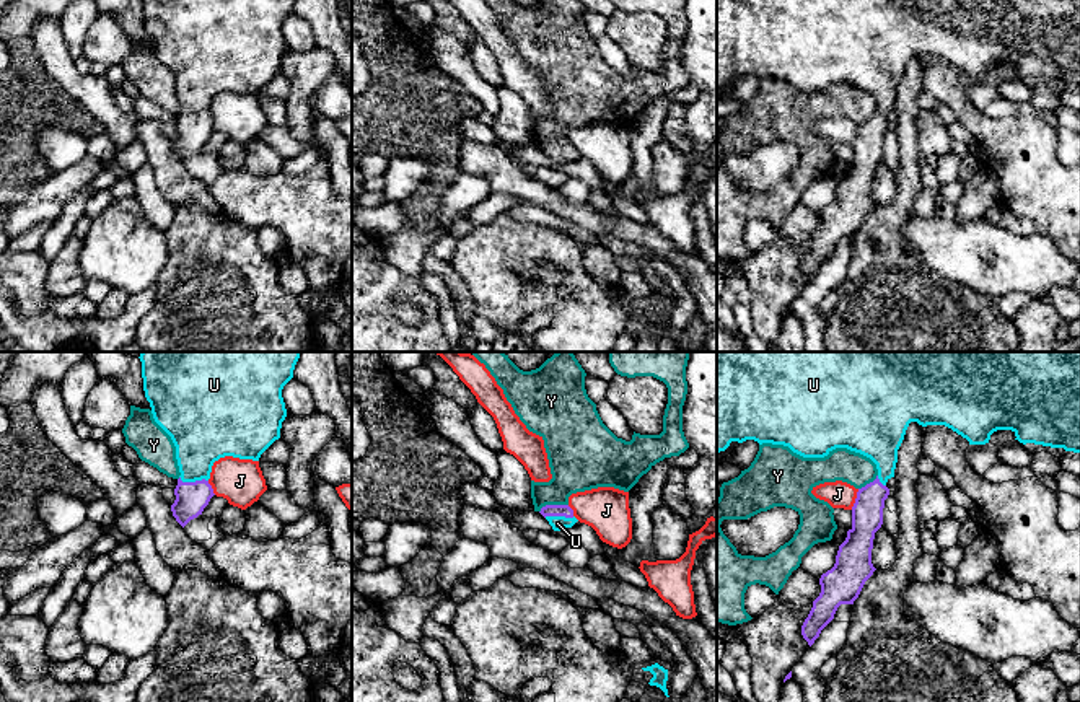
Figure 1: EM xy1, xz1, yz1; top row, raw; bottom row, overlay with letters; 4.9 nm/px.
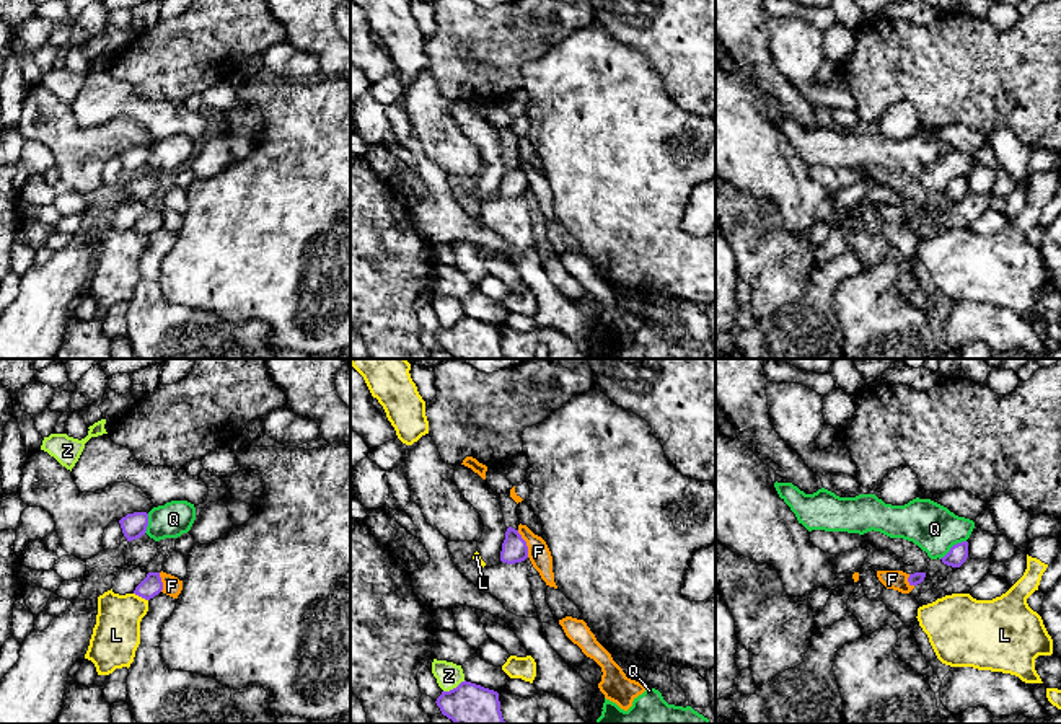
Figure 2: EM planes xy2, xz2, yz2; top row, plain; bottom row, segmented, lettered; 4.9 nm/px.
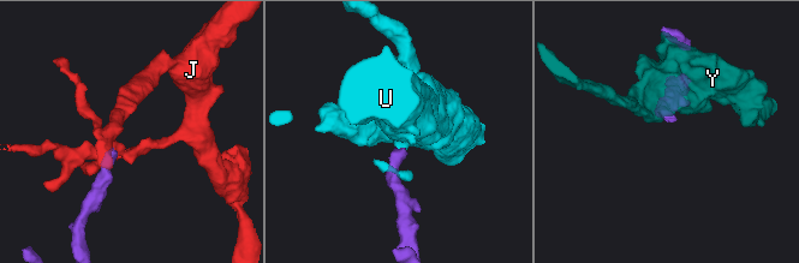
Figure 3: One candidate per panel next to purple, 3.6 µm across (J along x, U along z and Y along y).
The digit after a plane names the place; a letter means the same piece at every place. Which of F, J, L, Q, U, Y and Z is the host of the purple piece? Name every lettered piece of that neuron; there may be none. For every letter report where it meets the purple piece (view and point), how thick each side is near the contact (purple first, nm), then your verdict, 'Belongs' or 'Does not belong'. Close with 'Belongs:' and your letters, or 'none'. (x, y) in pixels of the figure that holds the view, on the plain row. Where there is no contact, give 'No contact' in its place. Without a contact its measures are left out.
F: Touches purple at xz2 (525, 178). Thickness 130 nm (purple) against 110 nm. Does not belong
J: Touches purple at yz1 (856, 134). Thickness 160 nm (purple) against 130 nm. Does not belong
L: Touches purple at xy2 (140, 230). Thickness 100 nm (purple) against 240 nm. Does not belong
Q: Touches purple at yz2 (952, 181). Thickness 90 nm (purple) against 240 nm. Does not belong
U: Touches purple at xy1 (193, 118). Thickness 160 nm (purple) against 300 nm. Belongs
Y: Touches purple at xz1 (553, 140). Thickness 60 nm (purple) against 280 nm. Does not belong
Z: Touches purple at xz2 (453, 323). Thickness 240 nm (purple) against 130 nm. Does not belong
Belongs: U

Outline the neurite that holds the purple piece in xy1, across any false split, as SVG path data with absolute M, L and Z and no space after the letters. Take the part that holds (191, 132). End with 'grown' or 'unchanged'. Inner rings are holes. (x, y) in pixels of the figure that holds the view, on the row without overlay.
M142 0L153 54L176 81L181 111L171 147L182 163L202 150L215 130L209 119L215 96L225 91L259 96L280 73L287 52L282 24L293 13L293 5L295 0Z; grown

